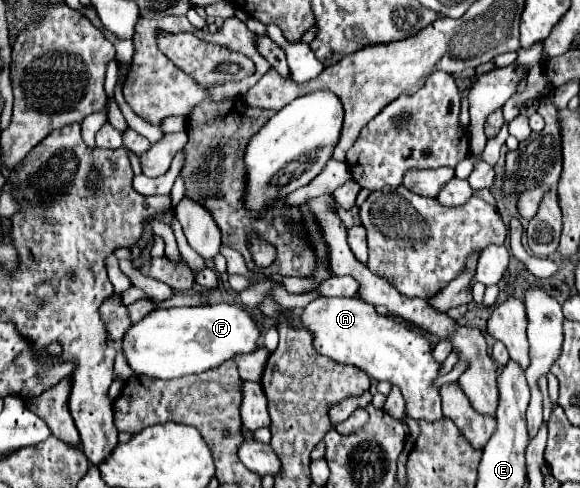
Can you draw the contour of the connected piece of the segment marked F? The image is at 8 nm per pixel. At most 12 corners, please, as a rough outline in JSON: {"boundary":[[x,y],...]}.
{"boundary":[[237,303],[155,309],[121,347],[177,379],[259,347]]}

